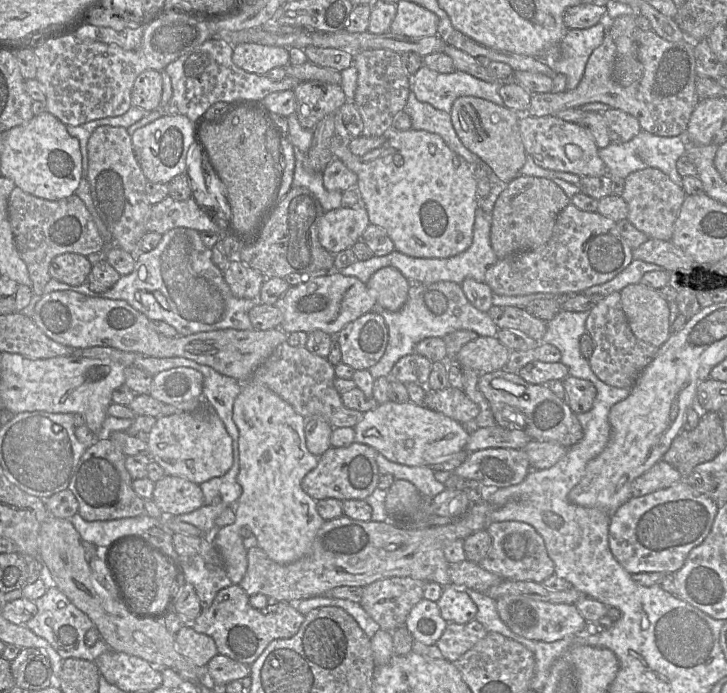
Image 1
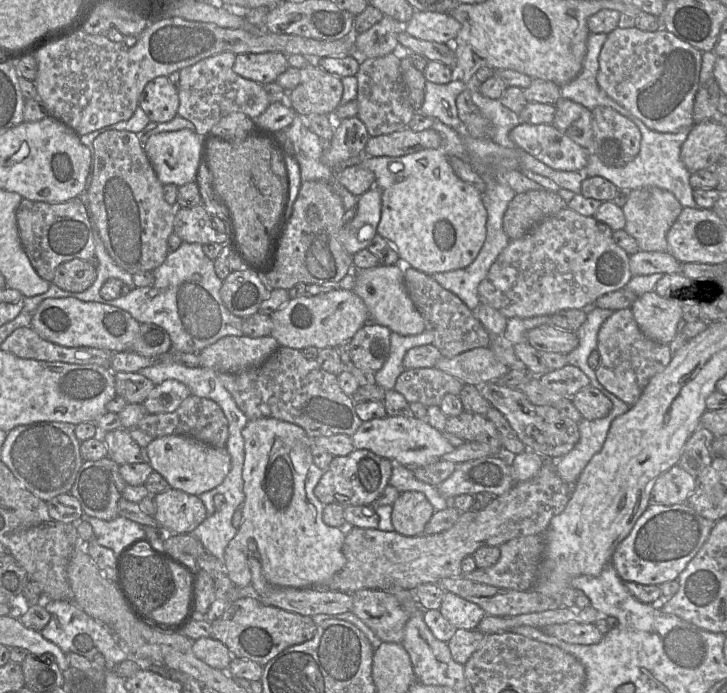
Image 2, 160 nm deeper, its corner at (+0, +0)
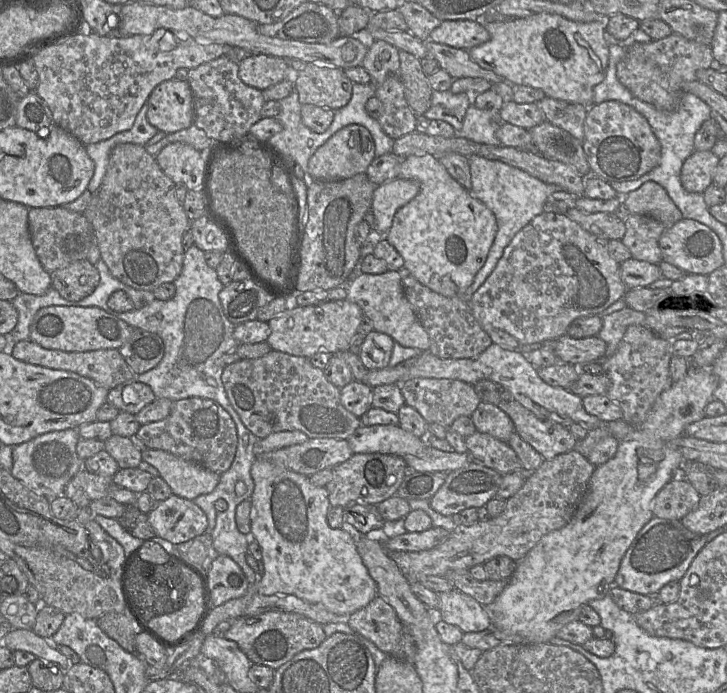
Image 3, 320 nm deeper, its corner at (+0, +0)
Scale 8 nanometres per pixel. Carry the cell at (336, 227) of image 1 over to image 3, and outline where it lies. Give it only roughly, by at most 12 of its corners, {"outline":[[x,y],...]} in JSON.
{"outline":[[396,178],[377,186],[372,229],[348,277],[360,274],[362,260],[385,239],[396,212],[419,192],[416,180]]}

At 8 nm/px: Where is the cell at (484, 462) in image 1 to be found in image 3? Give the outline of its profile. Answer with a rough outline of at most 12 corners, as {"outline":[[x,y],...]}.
{"outline":[[474,461],[429,499],[452,516],[496,496],[502,475]]}

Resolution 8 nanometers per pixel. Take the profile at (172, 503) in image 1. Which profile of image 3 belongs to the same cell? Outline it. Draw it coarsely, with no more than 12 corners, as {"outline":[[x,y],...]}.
{"outline":[[171,495],[148,513],[155,536],[173,545],[208,531],[205,513]]}

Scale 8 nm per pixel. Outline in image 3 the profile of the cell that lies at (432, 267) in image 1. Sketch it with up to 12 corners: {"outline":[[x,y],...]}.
{"outline":[[467,158],[469,191],[494,213],[497,234],[460,297],[469,303],[506,246],[563,191],[520,168]]}

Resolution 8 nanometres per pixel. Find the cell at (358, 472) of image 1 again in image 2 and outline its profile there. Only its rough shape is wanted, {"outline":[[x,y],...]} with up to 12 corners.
{"outline":[[367,449],[335,456],[315,486],[324,505],[371,505],[391,460]]}

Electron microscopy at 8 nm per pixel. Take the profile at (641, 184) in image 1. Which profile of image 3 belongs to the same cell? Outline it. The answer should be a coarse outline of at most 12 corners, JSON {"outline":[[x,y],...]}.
{"outline":[[630,214],[621,240],[636,260],[659,264],[667,226]]}

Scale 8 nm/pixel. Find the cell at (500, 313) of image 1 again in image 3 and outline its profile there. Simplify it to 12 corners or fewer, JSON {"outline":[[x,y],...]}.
{"outline":[[598,336],[557,339],[560,362],[588,364],[601,359],[606,343]]}

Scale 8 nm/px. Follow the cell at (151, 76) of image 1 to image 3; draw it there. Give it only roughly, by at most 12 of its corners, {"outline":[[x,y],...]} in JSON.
{"outline":[[187,80],[160,83],[147,120],[170,134],[194,124]]}

